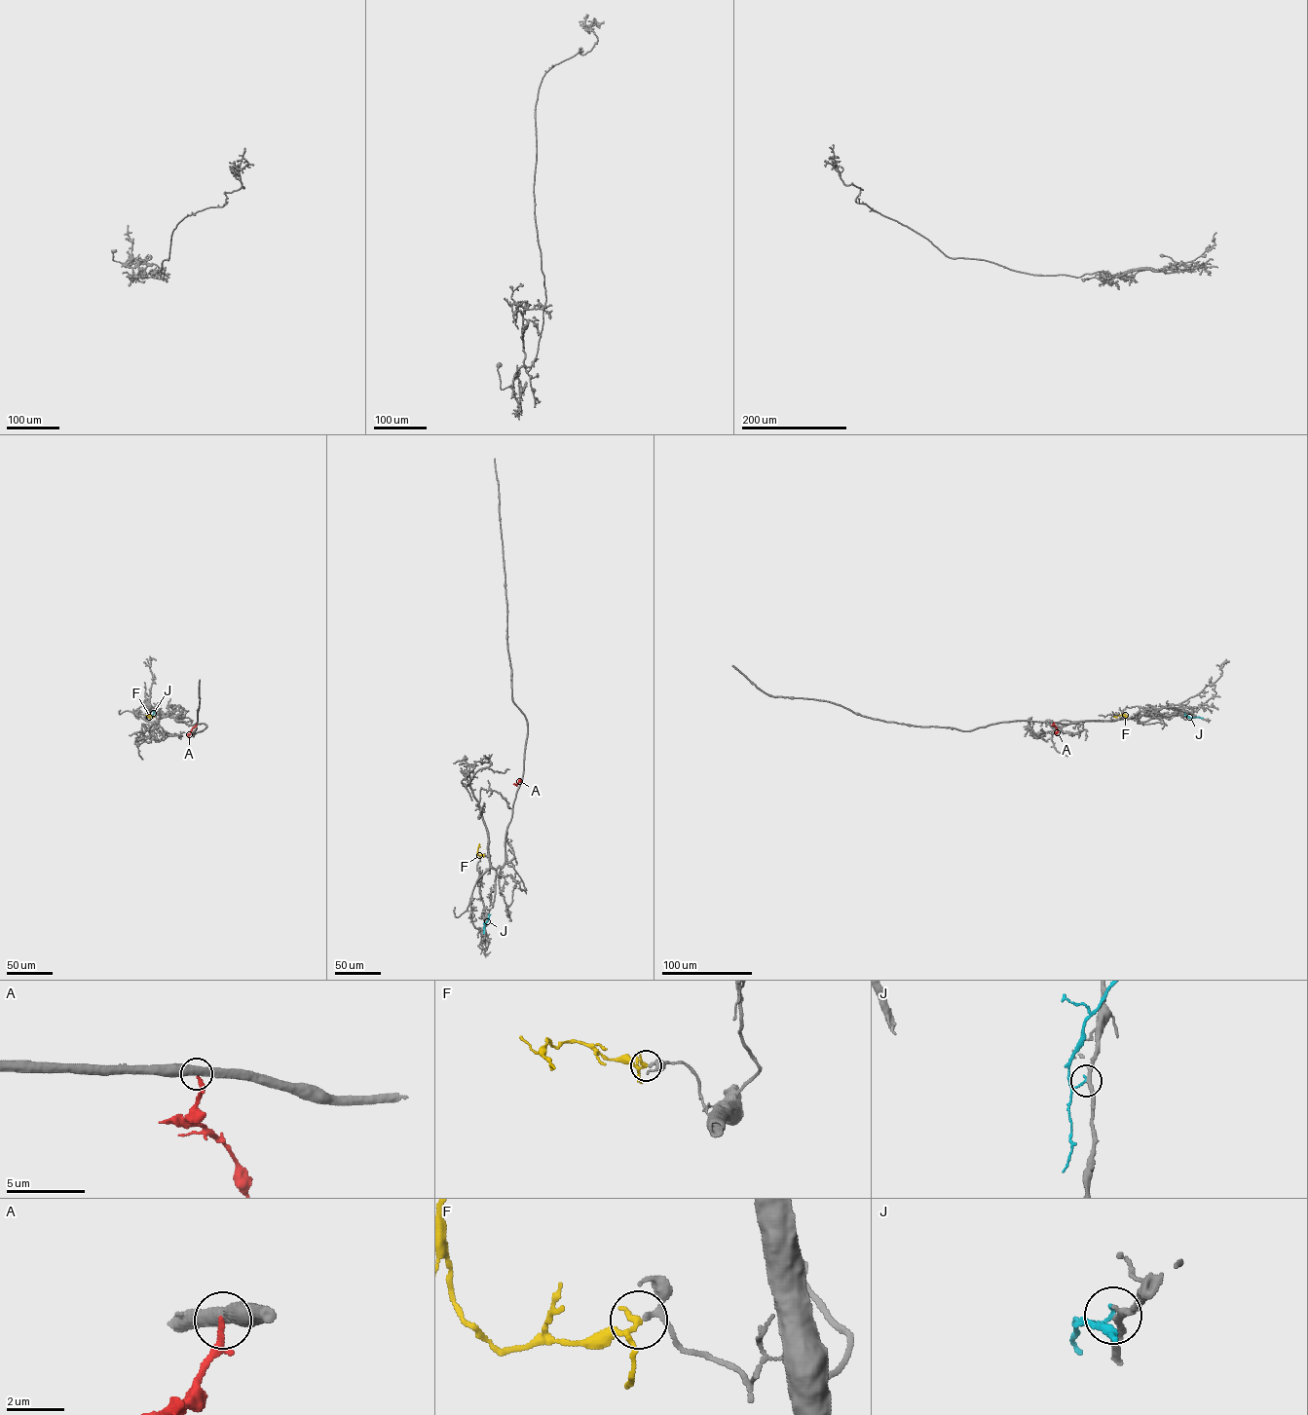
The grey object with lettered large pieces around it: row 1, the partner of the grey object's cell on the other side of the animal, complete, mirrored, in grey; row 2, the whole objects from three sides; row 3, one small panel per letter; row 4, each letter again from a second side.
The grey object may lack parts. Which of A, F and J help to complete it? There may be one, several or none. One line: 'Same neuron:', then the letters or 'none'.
Same neuron: F

